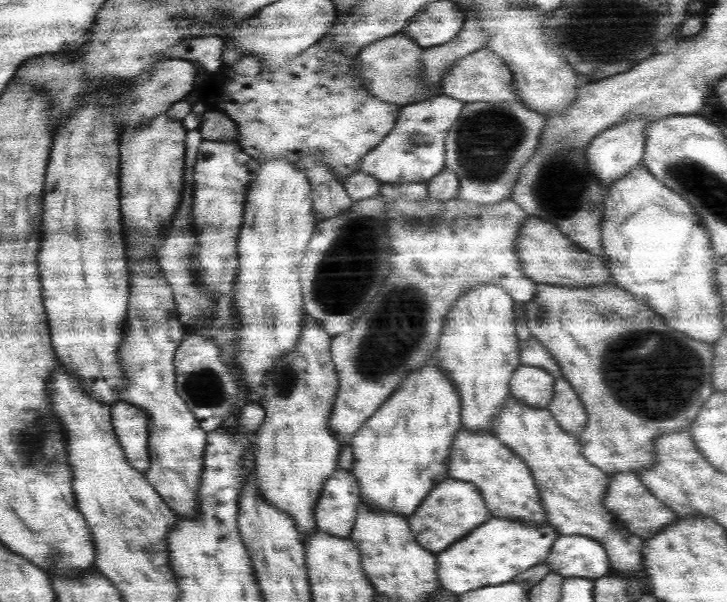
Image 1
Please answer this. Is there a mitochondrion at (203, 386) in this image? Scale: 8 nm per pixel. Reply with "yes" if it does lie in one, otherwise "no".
yes

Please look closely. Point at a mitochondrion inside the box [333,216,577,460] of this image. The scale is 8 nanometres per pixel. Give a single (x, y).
(382, 352)

